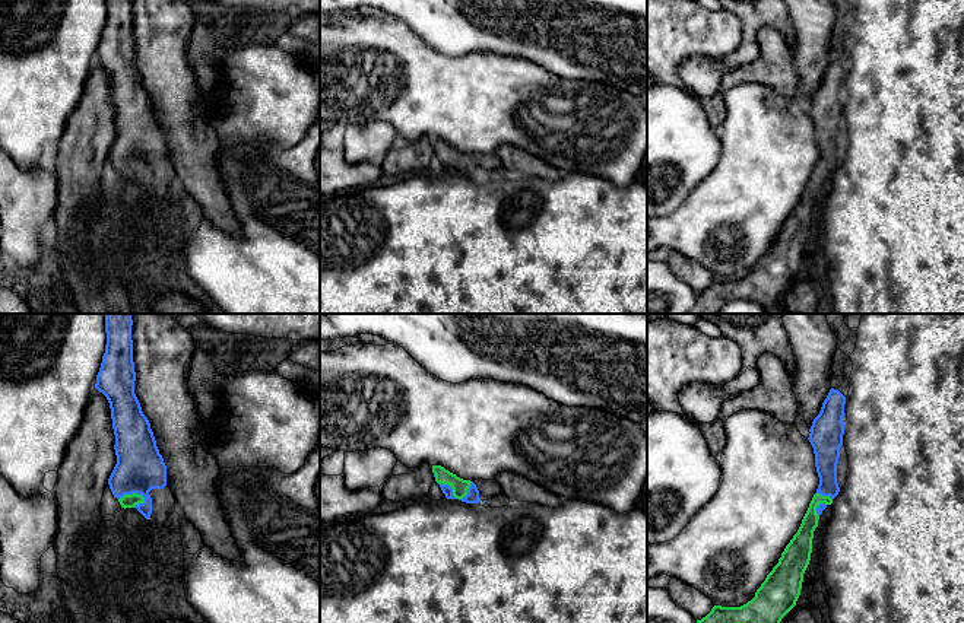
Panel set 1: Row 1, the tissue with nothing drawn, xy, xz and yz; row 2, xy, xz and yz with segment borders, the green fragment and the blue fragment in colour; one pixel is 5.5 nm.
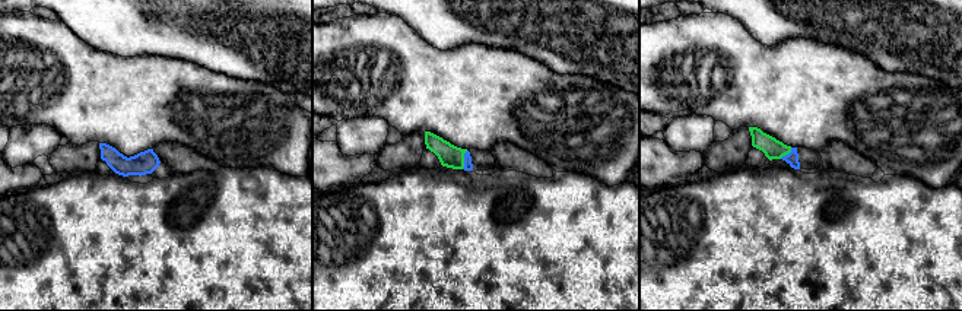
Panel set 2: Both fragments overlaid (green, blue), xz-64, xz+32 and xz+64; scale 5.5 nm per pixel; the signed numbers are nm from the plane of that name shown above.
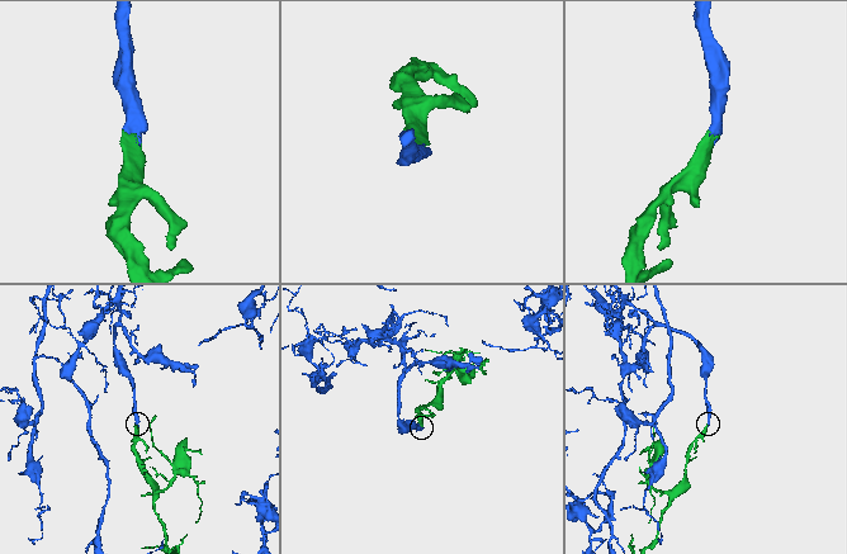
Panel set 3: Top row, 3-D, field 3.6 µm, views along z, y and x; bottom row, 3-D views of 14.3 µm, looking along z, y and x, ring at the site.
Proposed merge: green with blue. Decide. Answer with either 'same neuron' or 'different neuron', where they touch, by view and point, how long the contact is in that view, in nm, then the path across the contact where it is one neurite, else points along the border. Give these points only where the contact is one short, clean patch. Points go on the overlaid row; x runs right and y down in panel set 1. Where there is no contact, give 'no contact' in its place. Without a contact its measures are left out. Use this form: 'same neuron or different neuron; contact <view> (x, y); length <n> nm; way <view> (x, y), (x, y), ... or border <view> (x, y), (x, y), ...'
same neuron; contact xy (133, 493); length 150 nm; way xy (127, 501), (133, 493), (133, 476), (139, 469)

